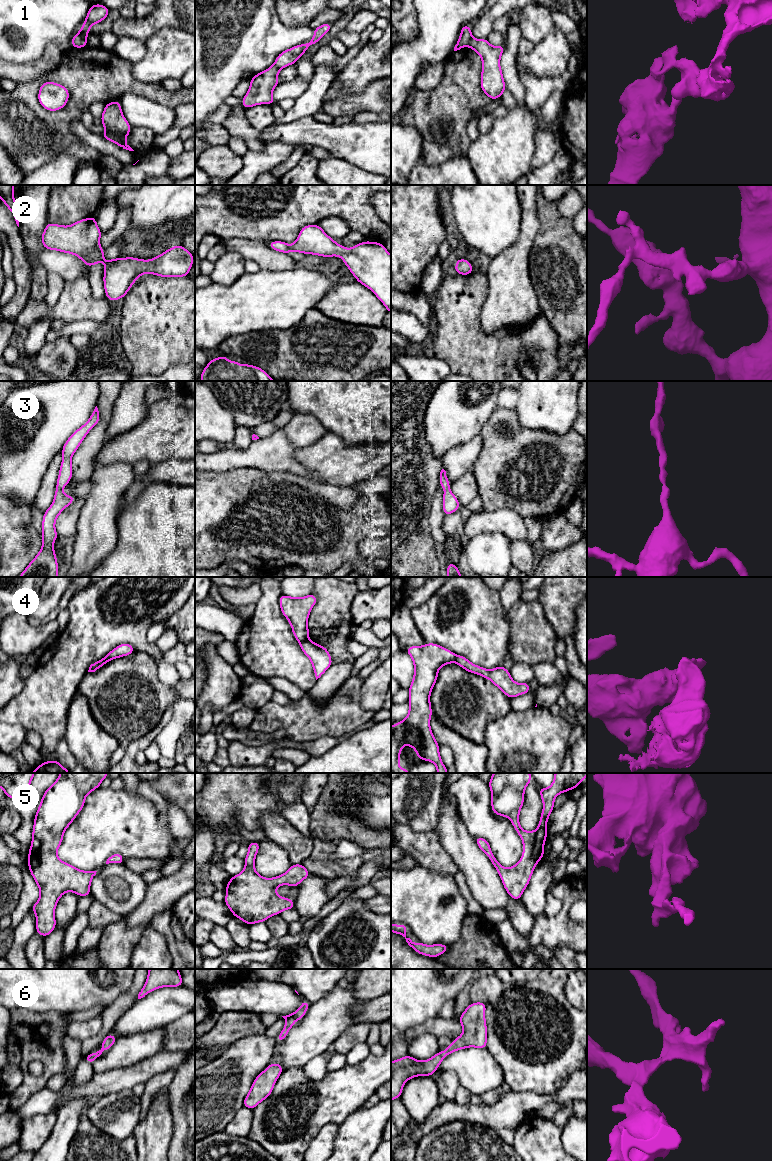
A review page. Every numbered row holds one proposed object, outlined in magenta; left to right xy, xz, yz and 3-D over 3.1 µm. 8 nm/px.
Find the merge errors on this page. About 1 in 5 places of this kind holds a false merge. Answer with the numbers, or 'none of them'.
1, 4

